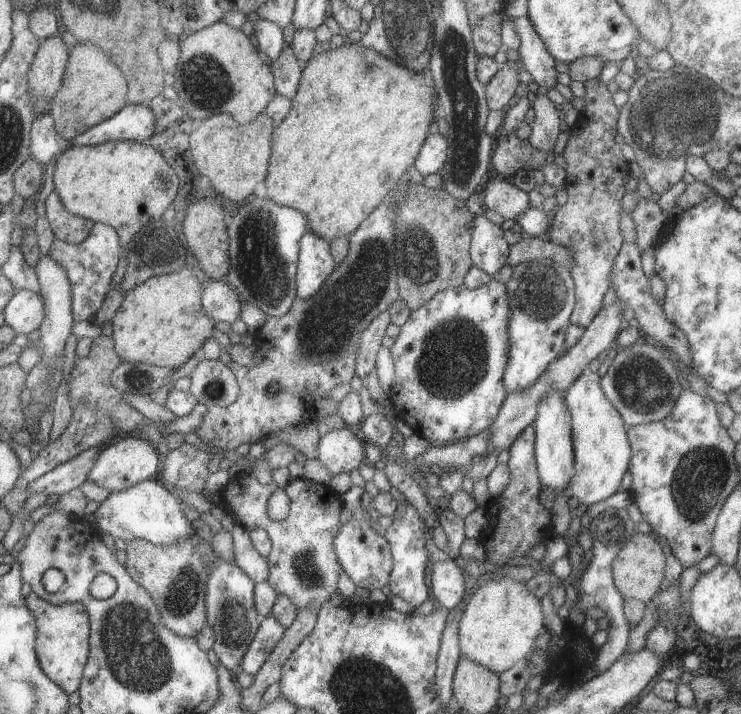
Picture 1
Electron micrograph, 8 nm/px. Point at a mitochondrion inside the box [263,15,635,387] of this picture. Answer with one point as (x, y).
(449, 56)

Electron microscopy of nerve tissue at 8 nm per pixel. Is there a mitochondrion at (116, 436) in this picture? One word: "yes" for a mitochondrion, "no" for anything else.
no

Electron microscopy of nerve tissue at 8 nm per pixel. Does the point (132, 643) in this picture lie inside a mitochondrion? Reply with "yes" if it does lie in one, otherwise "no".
yes

